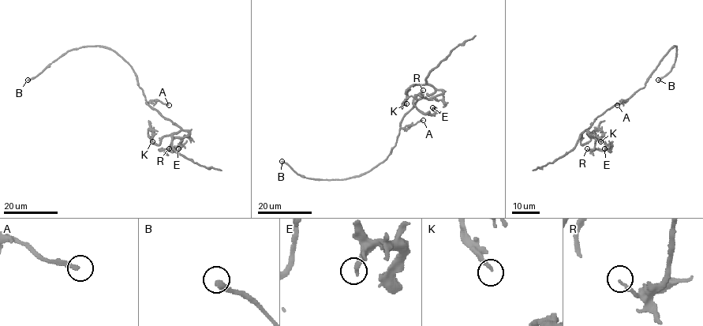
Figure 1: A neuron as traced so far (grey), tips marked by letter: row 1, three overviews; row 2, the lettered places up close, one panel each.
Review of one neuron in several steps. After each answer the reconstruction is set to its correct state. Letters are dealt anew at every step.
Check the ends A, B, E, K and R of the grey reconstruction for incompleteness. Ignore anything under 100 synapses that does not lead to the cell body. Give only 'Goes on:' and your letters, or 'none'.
Goes on: B

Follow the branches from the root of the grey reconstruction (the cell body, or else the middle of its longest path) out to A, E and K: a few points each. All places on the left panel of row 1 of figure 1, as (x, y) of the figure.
A: (143, 94), (147, 102), (160, 100), (169, 105)
E: (143, 94), (151, 106), (188, 133), (175, 137), (167, 149), (159, 150), (173, 151), (181, 145), (178, 148)
K: (143, 94), (151, 106), (181, 129), (165, 135), (158, 144), (152, 142), (149, 129), (152, 141)

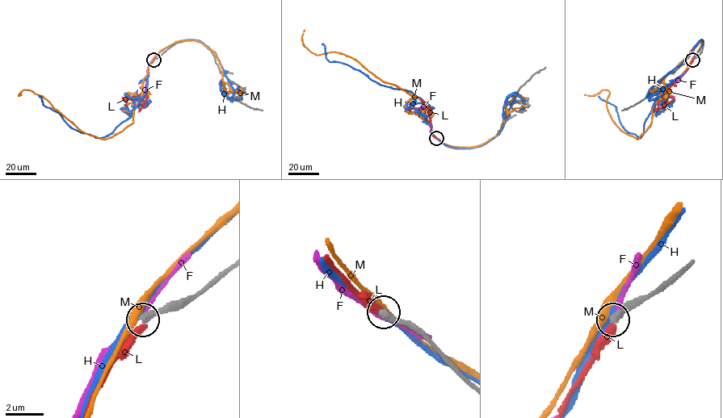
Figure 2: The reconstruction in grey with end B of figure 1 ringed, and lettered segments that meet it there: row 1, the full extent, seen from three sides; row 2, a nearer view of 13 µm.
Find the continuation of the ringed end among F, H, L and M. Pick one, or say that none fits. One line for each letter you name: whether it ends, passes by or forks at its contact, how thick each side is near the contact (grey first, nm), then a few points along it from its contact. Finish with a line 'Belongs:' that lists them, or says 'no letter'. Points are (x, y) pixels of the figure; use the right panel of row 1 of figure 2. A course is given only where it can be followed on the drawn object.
Belongs: no letter

